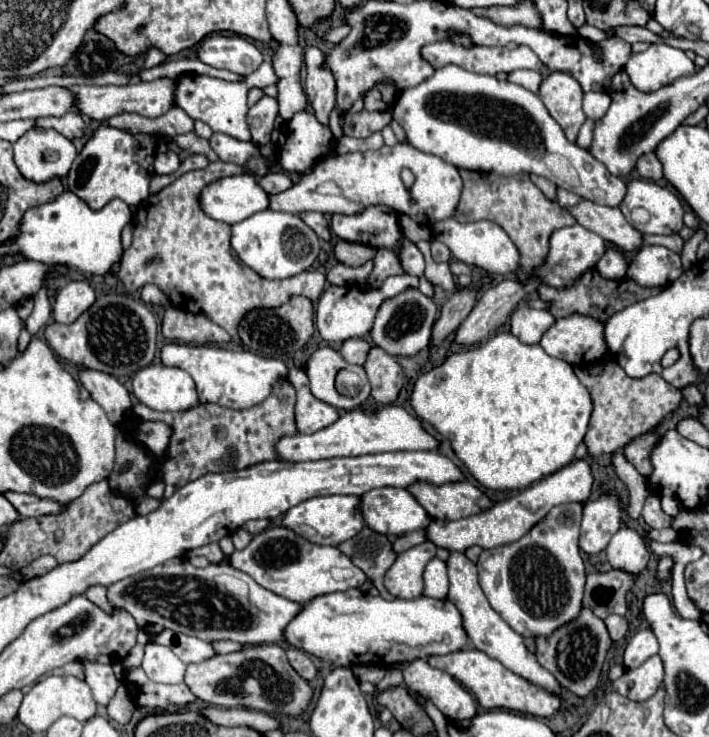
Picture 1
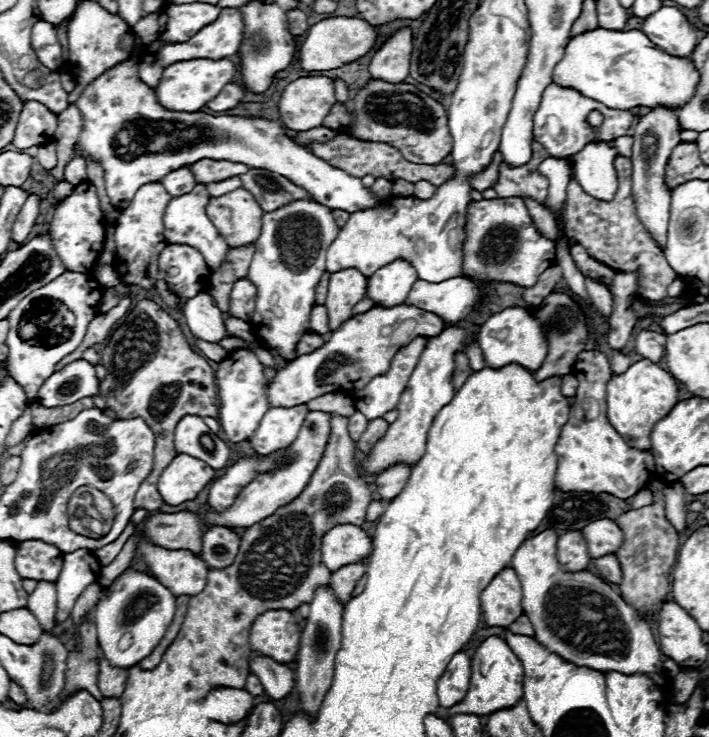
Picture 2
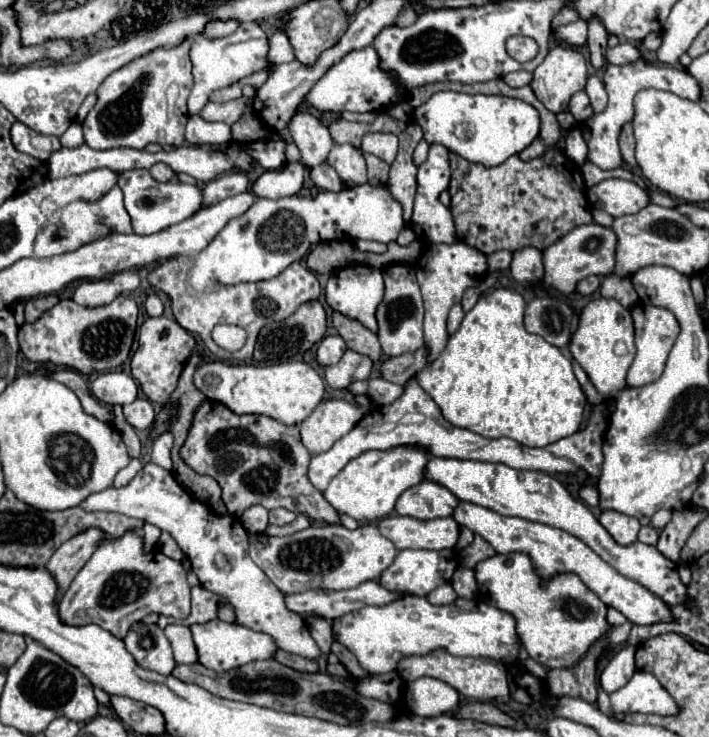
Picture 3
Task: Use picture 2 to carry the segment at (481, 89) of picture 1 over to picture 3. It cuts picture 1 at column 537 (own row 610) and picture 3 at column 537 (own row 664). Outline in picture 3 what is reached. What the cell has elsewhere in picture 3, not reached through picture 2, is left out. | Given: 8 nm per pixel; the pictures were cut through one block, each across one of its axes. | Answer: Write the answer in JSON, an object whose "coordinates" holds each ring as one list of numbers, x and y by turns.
{"coordinates":[[436,92,426,104,414,110,412,120,422,126,426,142,442,144,450,152,484,166,502,164,512,154,522,152,540,134,540,116,536,108,506,96]]}

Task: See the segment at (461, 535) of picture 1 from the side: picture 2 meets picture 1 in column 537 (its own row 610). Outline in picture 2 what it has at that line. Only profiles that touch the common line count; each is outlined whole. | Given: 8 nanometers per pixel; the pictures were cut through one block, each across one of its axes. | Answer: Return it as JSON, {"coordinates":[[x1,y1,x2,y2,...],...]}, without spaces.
{"coordinates":[[512,568,494,576,480,596,482,614,488,626,510,626,522,616,522,586]]}

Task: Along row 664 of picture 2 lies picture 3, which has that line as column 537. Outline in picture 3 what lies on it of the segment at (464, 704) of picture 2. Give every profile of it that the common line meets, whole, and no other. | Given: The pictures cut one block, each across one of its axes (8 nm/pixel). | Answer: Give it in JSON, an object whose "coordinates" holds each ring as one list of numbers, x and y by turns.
{"coordinates":[[432,458,426,466,426,478,440,482,464,502,490,508,502,516,518,516,530,522,542,522,560,528,568,534,574,534,588,548,592,548,604,562,616,568,622,576,642,584,646,590,650,590,654,596,664,600,668,606,688,602,688,588,682,584,678,576,678,568,672,560,668,560,656,546,648,546,642,542,632,542,628,546,616,544,616,540,598,522,598,518,590,512,590,508,582,500,572,498,570,492,556,478,544,472,518,471,506,464,456,460,456,458]]}

